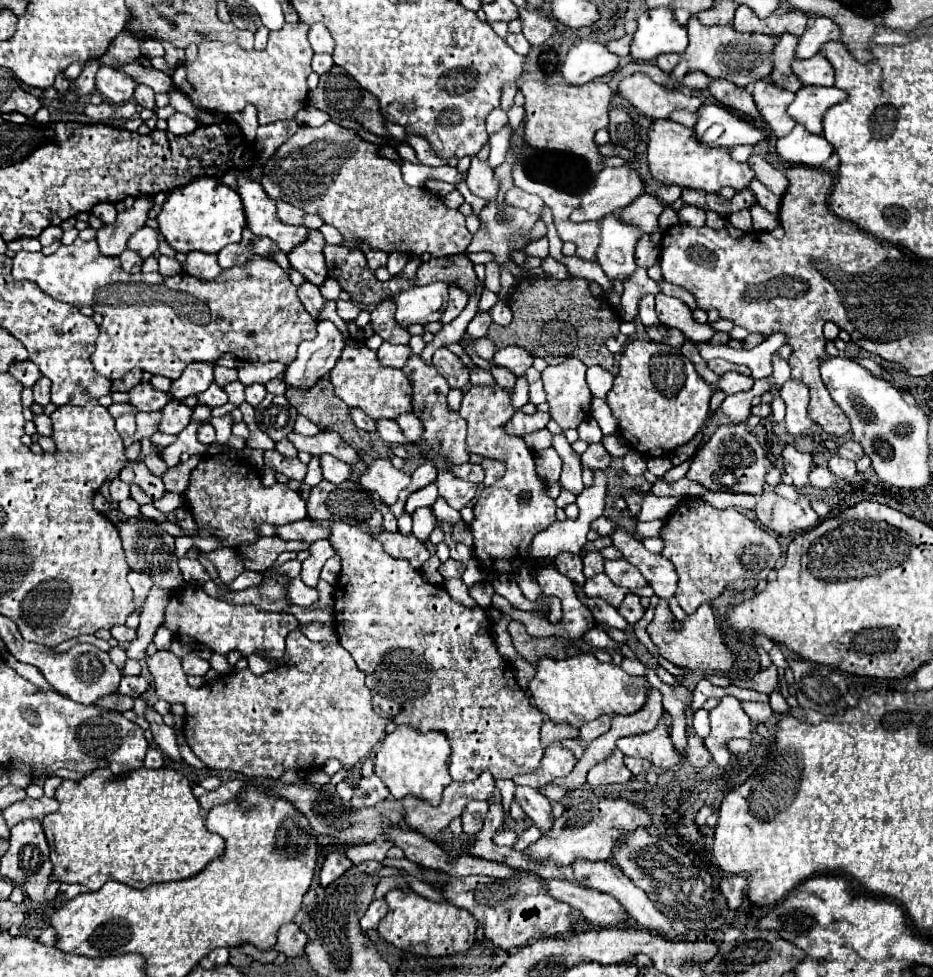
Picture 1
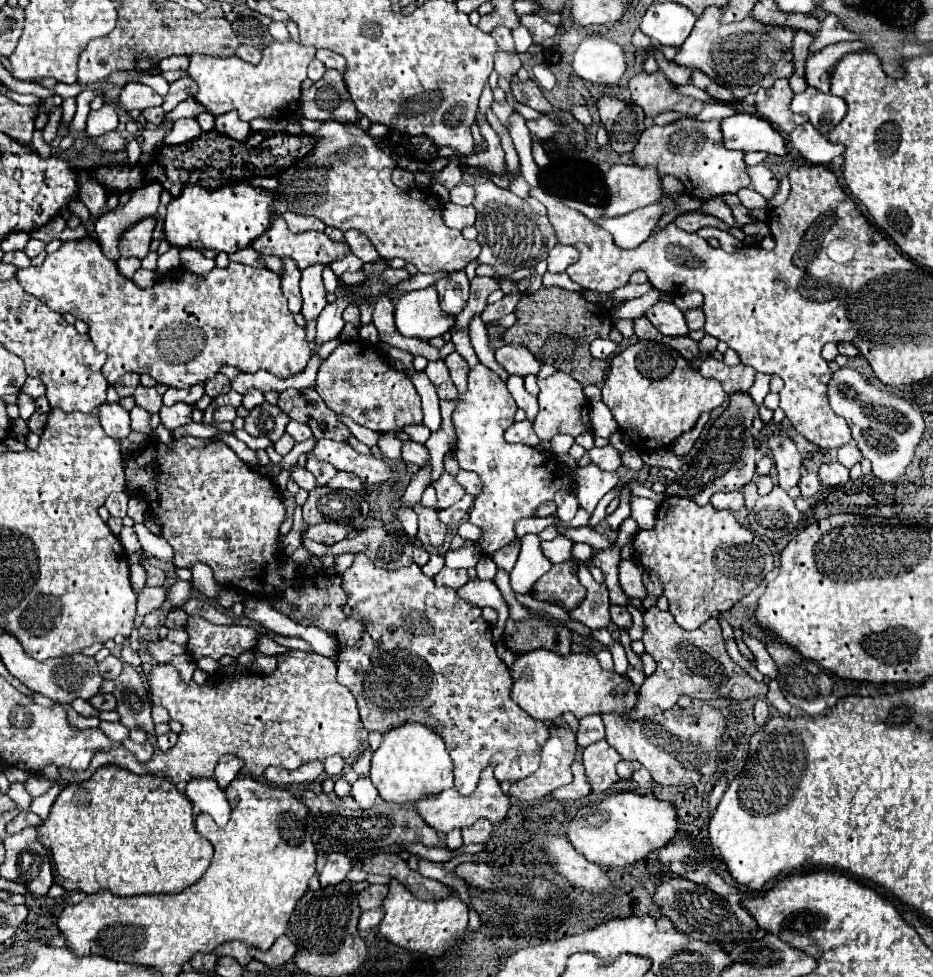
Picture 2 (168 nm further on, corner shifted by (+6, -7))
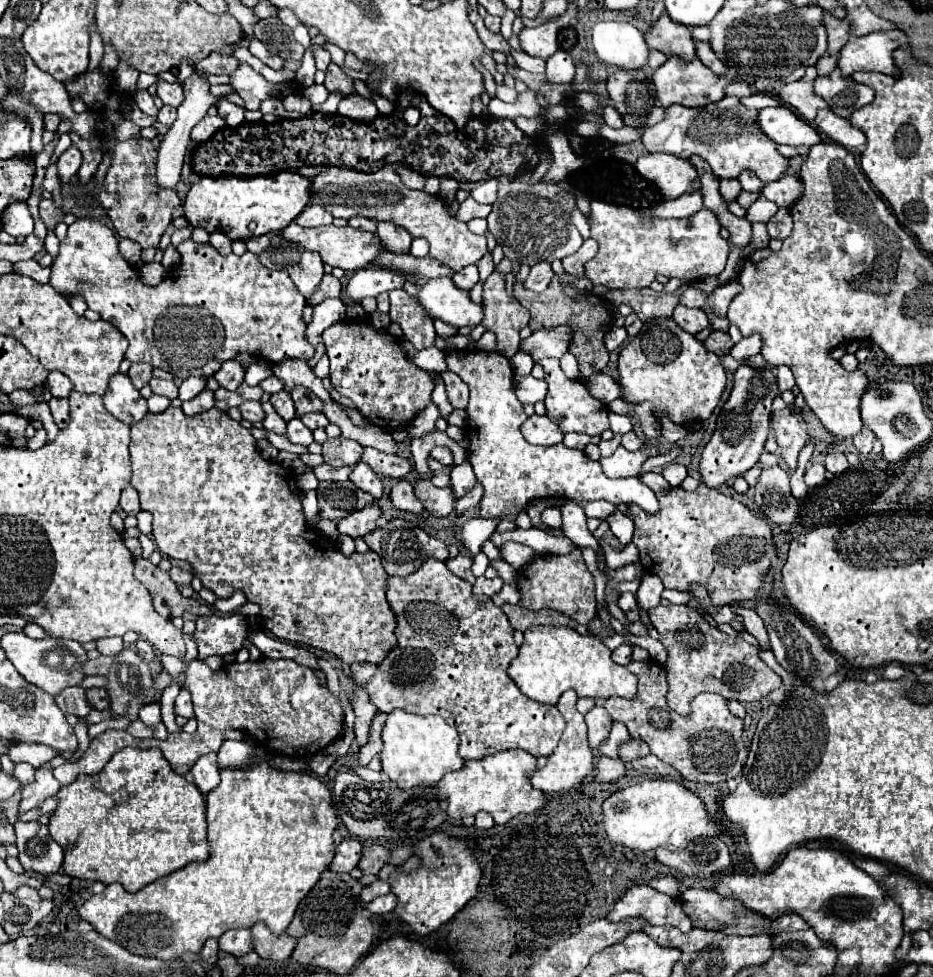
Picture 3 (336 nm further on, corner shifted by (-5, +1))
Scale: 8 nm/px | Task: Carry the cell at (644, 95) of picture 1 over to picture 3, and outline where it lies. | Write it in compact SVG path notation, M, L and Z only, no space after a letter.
M696 56L694 62L682 62L680 58L668 58L666 64L662 64L654 72L654 86L656 86L656 98L662 102L662 106L682 104L688 108L700 108L708 106L712 102L718 102L724 98L724 88L728 84L734 84L738 80L738 74L734 68L728 68L726 74L714 74L710 68L706 68Z

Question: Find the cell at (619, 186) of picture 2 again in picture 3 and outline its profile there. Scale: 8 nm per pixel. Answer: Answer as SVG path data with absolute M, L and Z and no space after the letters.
M646 154L638 158L636 170L646 180L654 182L662 190L662 196L668 200L700 188L696 168L688 160L670 154Z

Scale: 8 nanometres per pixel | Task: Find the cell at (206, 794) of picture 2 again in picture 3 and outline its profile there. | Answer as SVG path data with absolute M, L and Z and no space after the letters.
M206 754L198 758L198 762L190 770L192 782L198 786L202 794L208 794L220 784L220 768L216 762L216 754Z

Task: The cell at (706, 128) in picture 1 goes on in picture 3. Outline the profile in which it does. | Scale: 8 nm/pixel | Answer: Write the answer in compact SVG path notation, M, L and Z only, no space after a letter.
M788 106L778 108L764 108L758 114L758 126L764 130L768 138L776 144L790 144L790 146L814 146L822 142L818 130L796 116Z

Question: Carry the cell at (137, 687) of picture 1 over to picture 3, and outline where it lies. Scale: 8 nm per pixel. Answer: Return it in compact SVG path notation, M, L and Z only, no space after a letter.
M90 688L86 690L86 700L94 710L106 710L110 708L110 700L108 700L108 692L102 688Z

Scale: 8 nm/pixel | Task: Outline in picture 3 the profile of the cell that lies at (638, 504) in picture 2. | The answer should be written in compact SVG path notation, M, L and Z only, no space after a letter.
M454 350L454 354L446 354L446 364L450 372L456 372L470 388L470 402L468 402L468 438L470 438L469 462L476 472L478 482L484 486L484 496L480 500L480 516L482 518L502 518L514 520L518 514L518 506L526 506L534 498L568 498L568 500L606 500L612 504L638 504L642 510L656 514L658 500L656 494L640 482L640 478L626 478L626 480L610 480L604 472L600 462L590 460L582 450L566 448L564 444L542 448L532 446L524 440L520 426L528 418L522 410L520 400L514 394L514 372L510 360L498 352L484 352L484 350Z

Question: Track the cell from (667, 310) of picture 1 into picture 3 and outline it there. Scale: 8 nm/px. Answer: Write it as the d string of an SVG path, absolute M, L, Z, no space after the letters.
M680 304L674 310L674 320L680 324L680 328L684 328L690 334L698 334L704 328L710 328L710 320L704 310L694 310L694 308L690 310Z

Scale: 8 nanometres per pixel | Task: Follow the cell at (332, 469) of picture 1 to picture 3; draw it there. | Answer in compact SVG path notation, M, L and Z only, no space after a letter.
M358 462L358 466L354 468L354 472L350 474L350 480L354 482L354 486L358 486L360 490L366 490L368 494L372 494L376 500L382 498L384 494L384 486L380 482L380 478L370 470L370 466L366 466L364 462Z

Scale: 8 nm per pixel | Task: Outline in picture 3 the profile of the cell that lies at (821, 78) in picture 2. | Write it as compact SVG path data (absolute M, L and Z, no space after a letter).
M890 30L890 32L872 32L868 36L850 40L840 50L840 62L838 68L842 74L854 74L854 72L884 72L890 76L900 76L898 66L894 64L892 52L900 46L908 46L910 40L902 30Z

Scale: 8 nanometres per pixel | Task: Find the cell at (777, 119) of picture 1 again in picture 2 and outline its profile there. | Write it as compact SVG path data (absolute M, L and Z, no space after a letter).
M787 78L777 80L771 88L759 88L755 92L755 108L757 112L769 120L779 132L789 134L799 124L805 124L807 118L801 114L793 114L789 110L789 102L793 98L793 92L789 88Z

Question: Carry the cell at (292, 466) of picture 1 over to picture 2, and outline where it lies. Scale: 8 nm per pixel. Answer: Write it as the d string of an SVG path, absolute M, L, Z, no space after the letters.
M301 466L291 468L291 480L295 480L299 484L299 488L303 488L303 490L313 490L317 486L315 476L307 468L301 468Z

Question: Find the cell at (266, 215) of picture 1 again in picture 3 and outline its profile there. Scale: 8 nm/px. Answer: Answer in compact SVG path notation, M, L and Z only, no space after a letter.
M292 222L288 228L284 228L280 232L282 238L300 244L304 250L312 250L312 252L320 252L322 262L330 264L332 268L342 268L346 272L354 272L360 268L366 268L368 264L372 264L382 252L386 252L386 248L380 244L380 238L372 232L364 232L352 226L344 226L344 228L336 228L336 226L320 226L320 228L302 228L296 222Z

